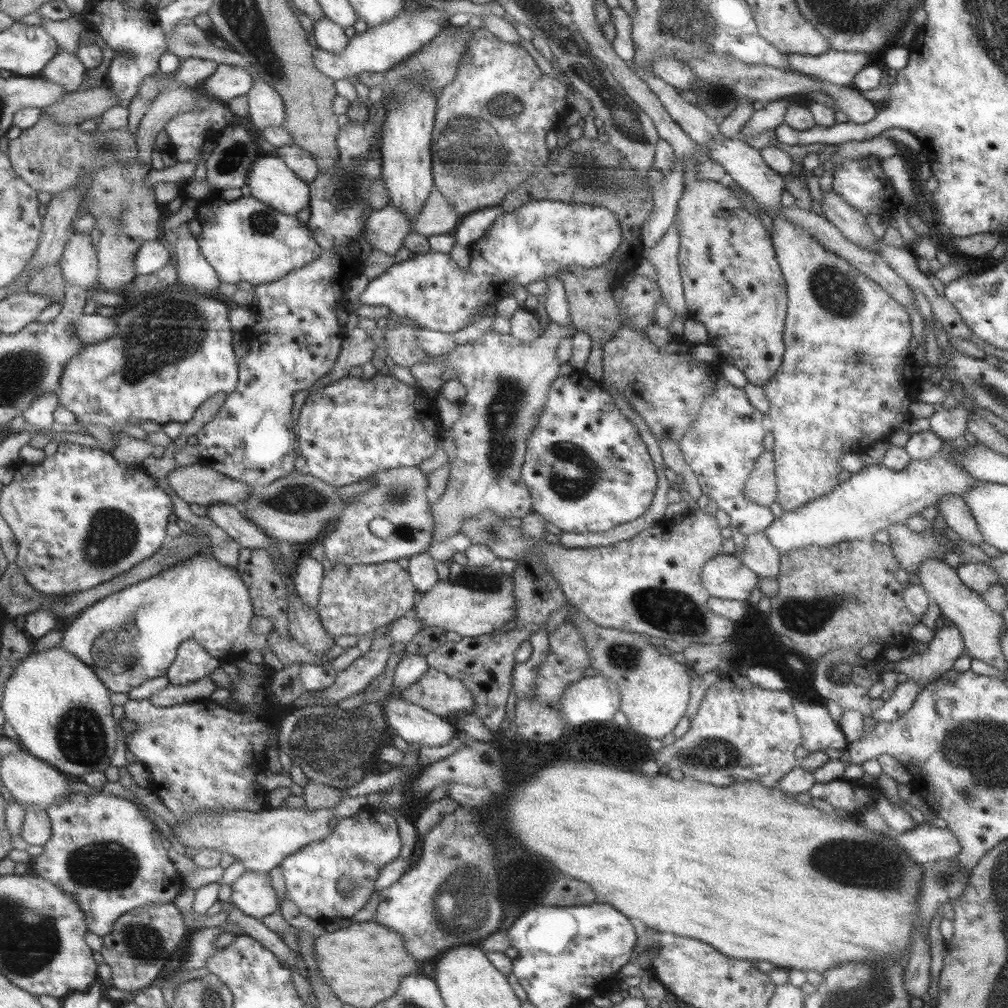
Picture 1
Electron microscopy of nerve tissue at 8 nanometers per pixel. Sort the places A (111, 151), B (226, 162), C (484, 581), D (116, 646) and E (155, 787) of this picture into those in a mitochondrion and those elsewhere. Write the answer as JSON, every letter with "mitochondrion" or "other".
{"A":"mitochondrion","B":"mitochondrion","C":"mitochondrion","D":"mitochondrion","E":"other"}

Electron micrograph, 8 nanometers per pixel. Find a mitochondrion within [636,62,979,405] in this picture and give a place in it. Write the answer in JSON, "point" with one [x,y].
{"point":[836,290]}

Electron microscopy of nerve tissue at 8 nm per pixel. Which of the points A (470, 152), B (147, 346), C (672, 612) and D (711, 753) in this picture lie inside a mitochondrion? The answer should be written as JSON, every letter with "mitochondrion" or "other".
{"A":"mitochondrion","B":"mitochondrion","C":"mitochondrion","D":"mitochondrion"}

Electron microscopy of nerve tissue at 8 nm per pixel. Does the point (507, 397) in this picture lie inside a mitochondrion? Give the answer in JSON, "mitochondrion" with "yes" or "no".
{"mitochondrion":"yes"}

